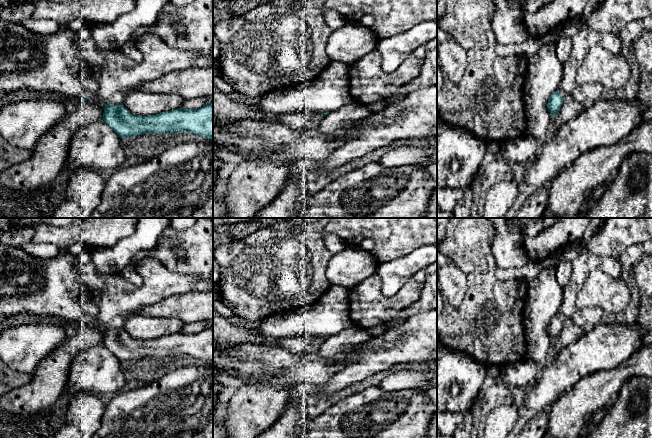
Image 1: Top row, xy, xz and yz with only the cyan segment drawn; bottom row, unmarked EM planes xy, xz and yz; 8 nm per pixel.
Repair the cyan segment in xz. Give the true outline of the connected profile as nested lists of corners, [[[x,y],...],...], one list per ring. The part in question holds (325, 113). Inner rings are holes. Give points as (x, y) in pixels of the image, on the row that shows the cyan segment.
[[[213,85],[213,125],[229,126],[241,120],[249,119],[281,123],[296,131],[318,130],[320,122],[327,114],[329,112],[312,113],[305,111],[290,116],[269,116],[262,113],[257,105],[233,100]]]

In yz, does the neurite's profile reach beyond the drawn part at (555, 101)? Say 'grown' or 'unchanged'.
grown

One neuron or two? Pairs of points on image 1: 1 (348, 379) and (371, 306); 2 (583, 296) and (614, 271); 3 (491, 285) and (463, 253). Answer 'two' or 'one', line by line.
1: two
2: two
3: one

